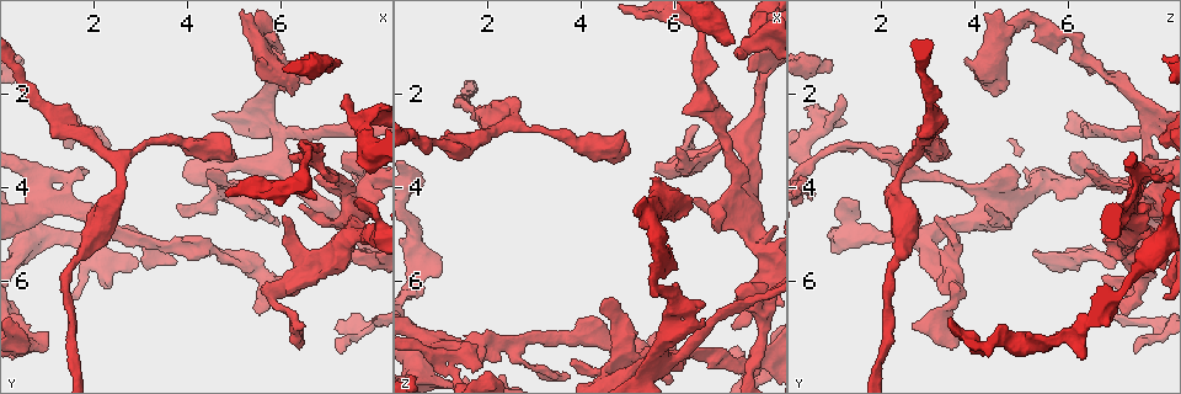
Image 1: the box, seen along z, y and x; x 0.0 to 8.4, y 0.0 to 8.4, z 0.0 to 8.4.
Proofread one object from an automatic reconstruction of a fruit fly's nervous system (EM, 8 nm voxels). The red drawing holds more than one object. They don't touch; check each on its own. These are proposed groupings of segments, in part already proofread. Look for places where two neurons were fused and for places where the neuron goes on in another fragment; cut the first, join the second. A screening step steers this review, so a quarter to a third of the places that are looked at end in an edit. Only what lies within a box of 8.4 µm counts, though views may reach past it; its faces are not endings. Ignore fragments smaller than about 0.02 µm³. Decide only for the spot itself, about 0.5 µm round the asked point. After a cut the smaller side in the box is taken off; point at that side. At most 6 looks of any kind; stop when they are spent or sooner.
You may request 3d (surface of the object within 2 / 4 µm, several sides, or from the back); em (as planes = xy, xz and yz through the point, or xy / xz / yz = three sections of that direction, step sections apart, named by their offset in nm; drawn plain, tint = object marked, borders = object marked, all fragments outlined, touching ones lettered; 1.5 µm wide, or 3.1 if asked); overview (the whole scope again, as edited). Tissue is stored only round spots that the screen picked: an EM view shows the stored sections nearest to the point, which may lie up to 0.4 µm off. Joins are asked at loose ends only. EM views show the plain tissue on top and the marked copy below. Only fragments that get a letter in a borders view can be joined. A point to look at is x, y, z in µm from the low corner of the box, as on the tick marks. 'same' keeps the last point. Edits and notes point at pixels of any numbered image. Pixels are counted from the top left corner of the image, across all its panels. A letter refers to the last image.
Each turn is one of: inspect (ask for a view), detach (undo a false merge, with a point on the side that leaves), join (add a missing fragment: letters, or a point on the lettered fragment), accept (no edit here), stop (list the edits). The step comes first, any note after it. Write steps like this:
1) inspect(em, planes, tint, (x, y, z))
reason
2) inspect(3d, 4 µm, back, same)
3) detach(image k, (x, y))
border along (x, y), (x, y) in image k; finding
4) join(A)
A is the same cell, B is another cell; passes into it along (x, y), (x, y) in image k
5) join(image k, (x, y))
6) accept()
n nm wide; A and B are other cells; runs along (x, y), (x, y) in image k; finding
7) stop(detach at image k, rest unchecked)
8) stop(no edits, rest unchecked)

inspect(em, 3.1 µm, xz, step 8, tint, (5.10, 3.35, 3.30))
an open end

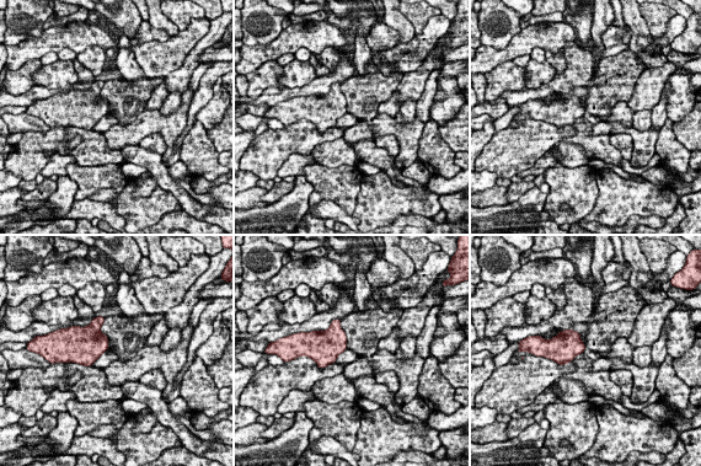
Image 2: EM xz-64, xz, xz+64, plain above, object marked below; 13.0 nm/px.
inspect(em, 3.1 µm, planes, borders, same)

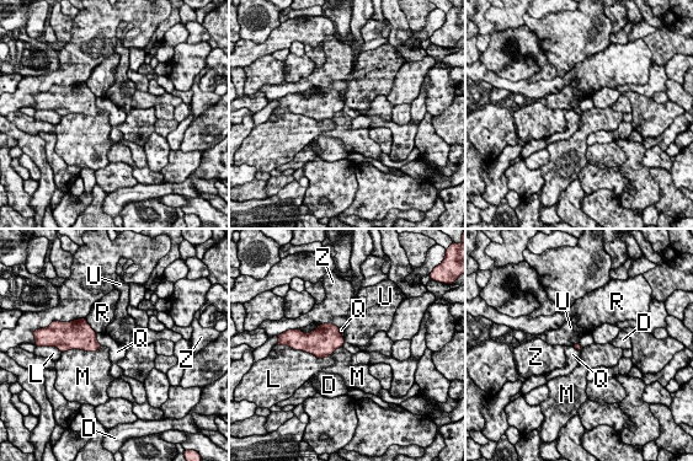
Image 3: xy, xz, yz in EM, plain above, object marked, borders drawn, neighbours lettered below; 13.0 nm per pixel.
accept()
M touches over 440 nm; D, L, M, Q, R, U and Z are other cells; border along (572, 346), (577, 349), (582, 348) in image 3; none of them fits

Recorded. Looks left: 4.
inspect(em, planes, borders, (5.60, 0.85, 6.10))
a narrow waist

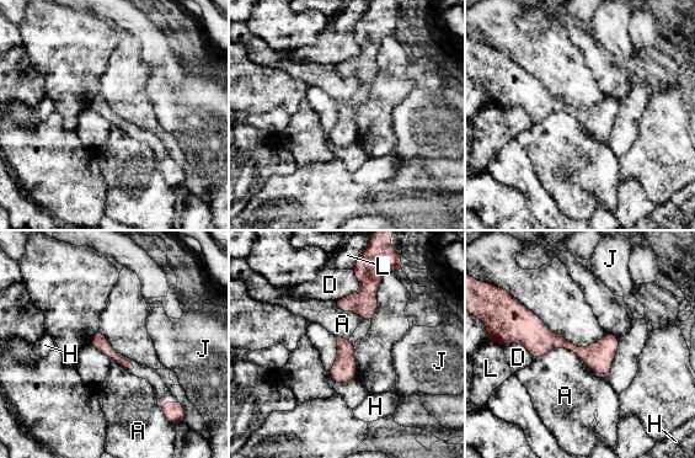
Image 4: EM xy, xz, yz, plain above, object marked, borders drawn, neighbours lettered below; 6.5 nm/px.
accept()
A, D, H, J and L are other cells; runs along (512, 337), (579, 352), (615, 344) in image 4; all the same neuron

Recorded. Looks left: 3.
inspect(3d, 2 µm, (1.55, 4.45, 7.45))
abrupt turn

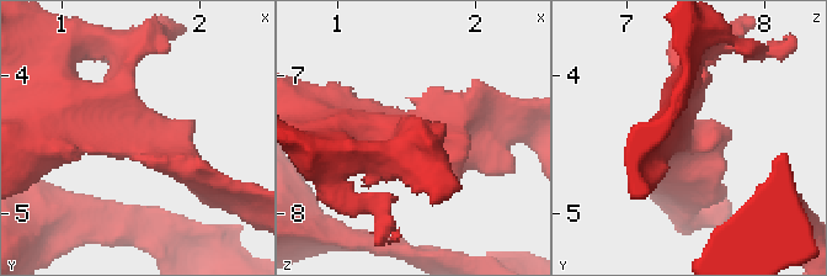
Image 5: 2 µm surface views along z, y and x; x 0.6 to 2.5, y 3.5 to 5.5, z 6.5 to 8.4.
inspect(em, planes, borders, (1.60, 4.44, 7.42))
4 arms

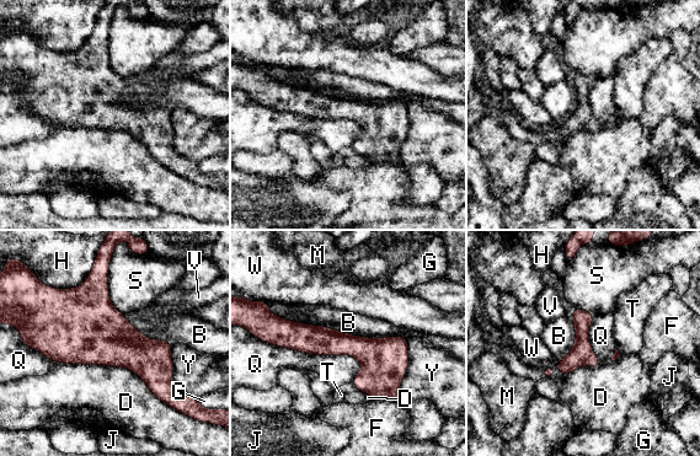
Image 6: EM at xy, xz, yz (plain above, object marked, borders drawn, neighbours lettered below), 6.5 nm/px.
accept()
B, D, F, G, H, J, M, Q, S, T, V, W and Y are other cells; border along (271, 343), (350, 354), (362, 368) in image 6; continuous, no second neuron

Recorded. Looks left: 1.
stop(no edits, rest unchecked)

